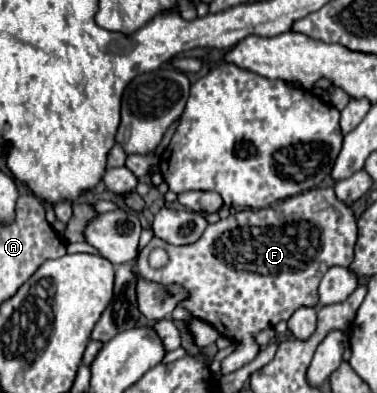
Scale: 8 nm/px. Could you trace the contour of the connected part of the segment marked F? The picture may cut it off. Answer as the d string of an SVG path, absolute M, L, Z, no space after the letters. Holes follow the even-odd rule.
M327 186L327 188L313 188L299 196L291 196L281 204L263 210L241 210L225 220L219 220L217 224L209 224L201 240L189 246L171 246L159 238L153 238L139 252L137 270L143 278L151 282L185 286L191 296L181 306L185 306L195 318L209 322L221 336L239 342L239 348L221 362L221 374L225 376L243 368L257 356L259 346L255 344L255 334L259 334L265 328L273 328L281 320L289 320L295 308L319 306L317 286L323 274L333 266L349 266L353 260L355 242L357 242L357 220L353 216L353 210L335 196L335 190L331 186ZM153 246L167 250L169 254L167 266L157 270L149 266L147 258Z

